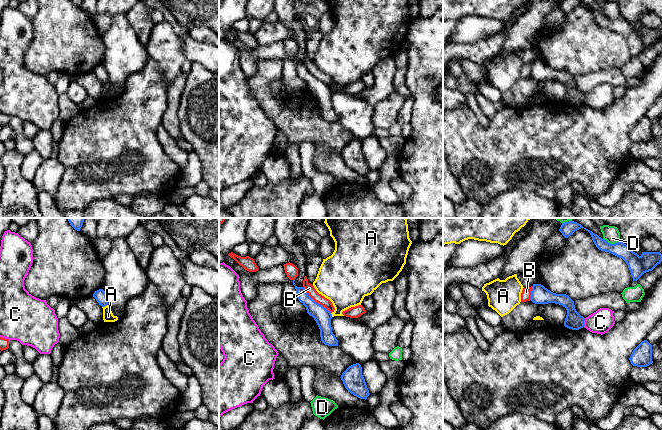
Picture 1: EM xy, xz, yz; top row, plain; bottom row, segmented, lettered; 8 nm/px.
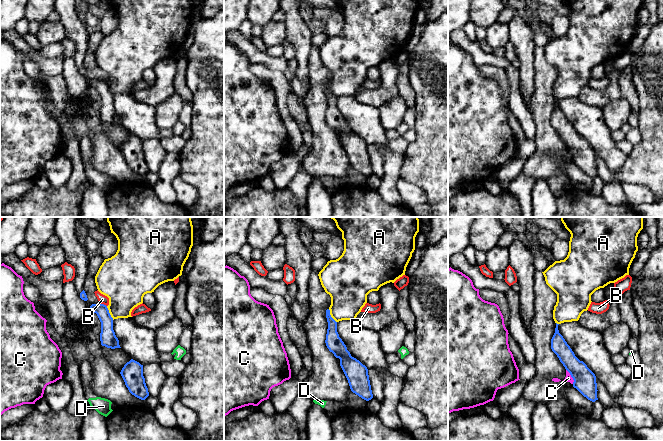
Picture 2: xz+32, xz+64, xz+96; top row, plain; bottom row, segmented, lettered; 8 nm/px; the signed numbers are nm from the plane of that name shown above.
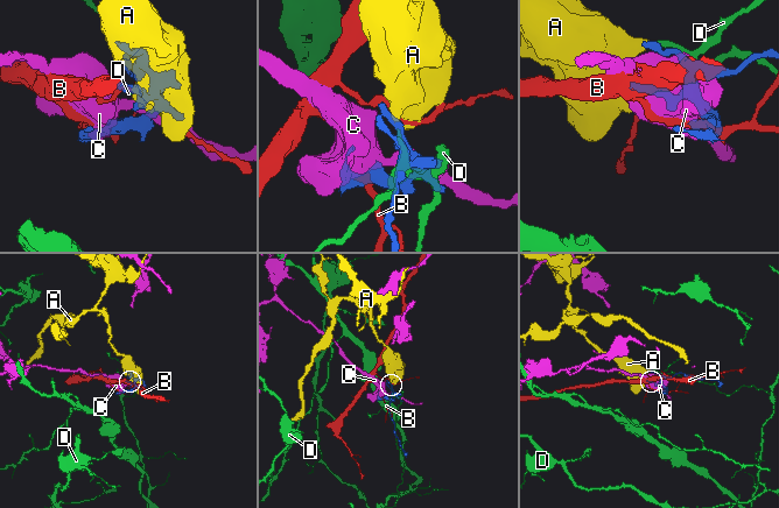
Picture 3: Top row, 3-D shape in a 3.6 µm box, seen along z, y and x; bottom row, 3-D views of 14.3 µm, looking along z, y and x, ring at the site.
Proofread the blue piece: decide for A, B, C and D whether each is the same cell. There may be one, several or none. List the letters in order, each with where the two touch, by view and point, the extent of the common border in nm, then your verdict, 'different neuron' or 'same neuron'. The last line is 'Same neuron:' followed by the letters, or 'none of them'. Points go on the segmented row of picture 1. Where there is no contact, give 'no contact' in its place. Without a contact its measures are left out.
A: contact xy (104, 306); length 50 nm; different neuron
B: contact xz (316, 302); length 320 nm; different neuron
C: contact yz (583, 322); length 70 nm; different neuron
D: contact yz (612, 244); length 150 nm; different neuron
Same neuron: none of them

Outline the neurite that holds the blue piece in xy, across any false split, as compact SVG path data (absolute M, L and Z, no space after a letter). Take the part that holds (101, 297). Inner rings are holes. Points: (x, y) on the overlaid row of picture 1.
M99 289L95 291L93 294L93 297L102 307L105 307L108 305L108 296L103 289Z

